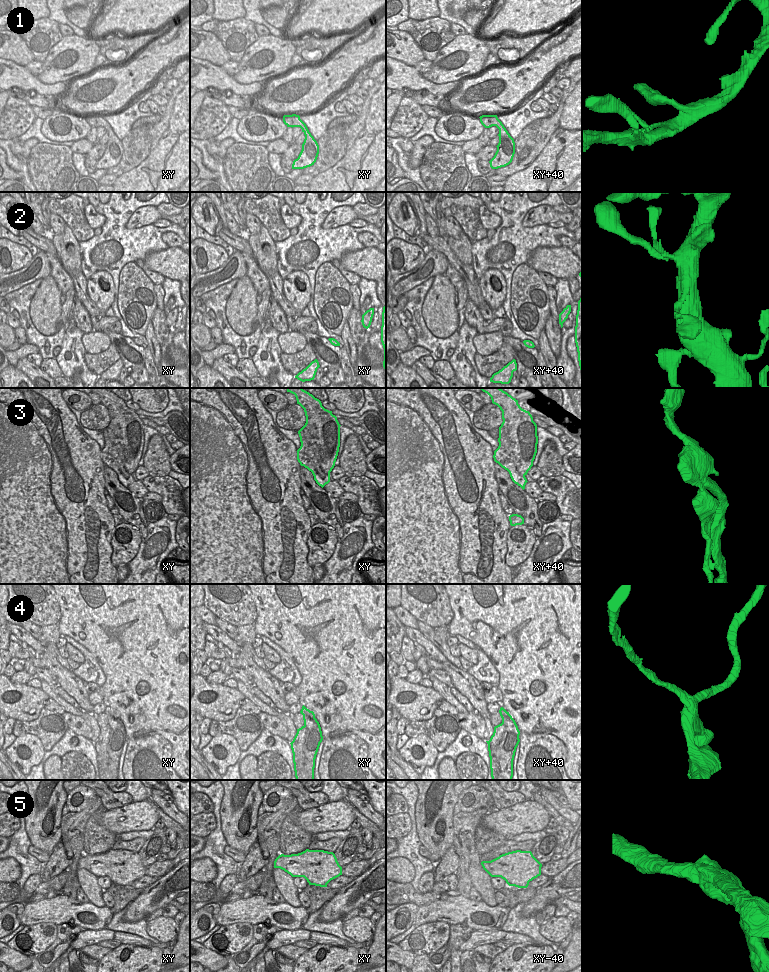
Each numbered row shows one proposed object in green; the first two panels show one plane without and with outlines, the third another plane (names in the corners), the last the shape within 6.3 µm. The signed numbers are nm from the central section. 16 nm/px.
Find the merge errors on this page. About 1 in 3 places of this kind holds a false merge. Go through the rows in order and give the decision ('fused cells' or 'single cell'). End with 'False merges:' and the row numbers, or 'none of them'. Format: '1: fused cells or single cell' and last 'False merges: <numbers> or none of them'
1: single cell
2: single cell
3: fused cells
4: fused cells
5: fused cells
False merges: 3, 4, 5

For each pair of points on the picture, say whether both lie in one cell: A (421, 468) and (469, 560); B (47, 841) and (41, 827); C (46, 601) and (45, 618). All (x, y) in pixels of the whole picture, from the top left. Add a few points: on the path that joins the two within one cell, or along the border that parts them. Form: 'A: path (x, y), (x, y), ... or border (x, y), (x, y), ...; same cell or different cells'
A: path (421, 491), (421, 511), (446, 537); same cell
B: path (45, 838), (43, 830); same cell
C: path (45, 605), (45, 614); same cell

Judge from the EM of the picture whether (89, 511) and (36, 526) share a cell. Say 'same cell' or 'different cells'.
same cell

